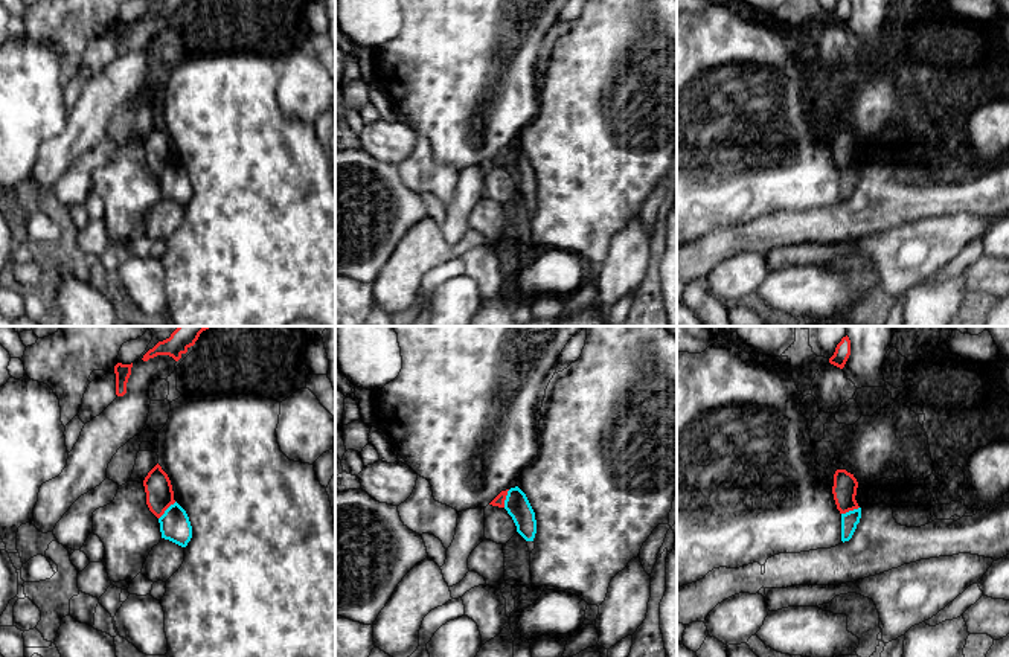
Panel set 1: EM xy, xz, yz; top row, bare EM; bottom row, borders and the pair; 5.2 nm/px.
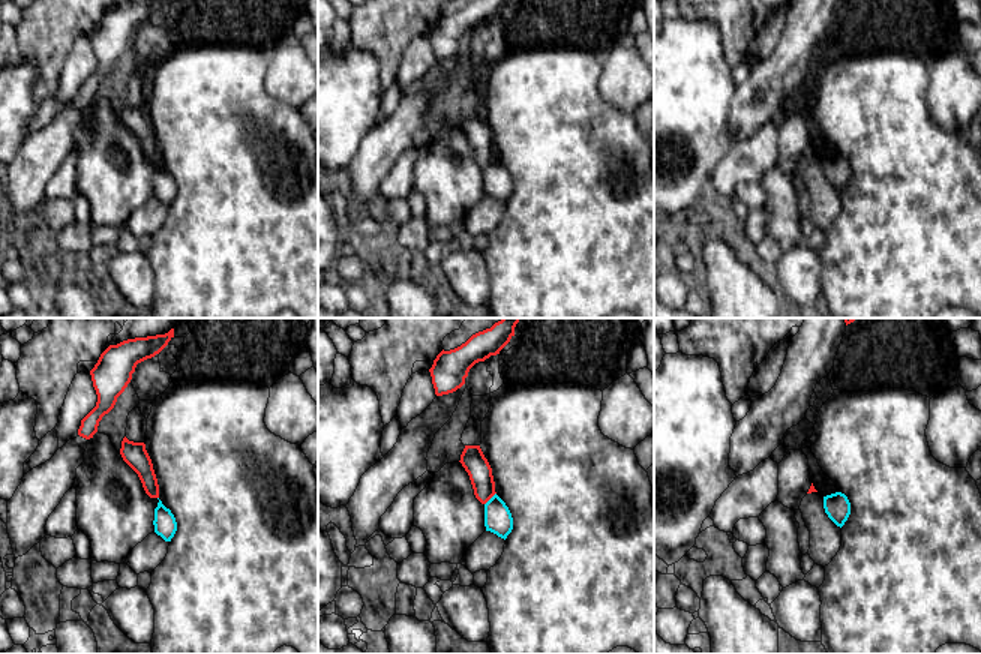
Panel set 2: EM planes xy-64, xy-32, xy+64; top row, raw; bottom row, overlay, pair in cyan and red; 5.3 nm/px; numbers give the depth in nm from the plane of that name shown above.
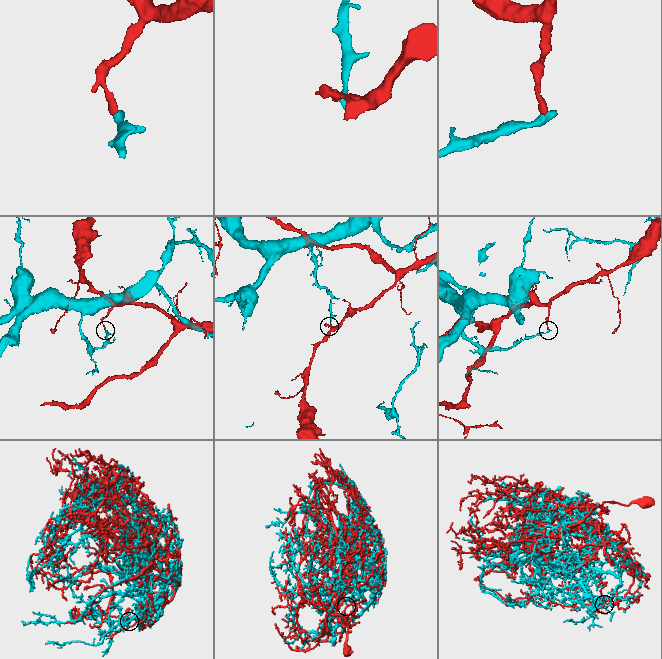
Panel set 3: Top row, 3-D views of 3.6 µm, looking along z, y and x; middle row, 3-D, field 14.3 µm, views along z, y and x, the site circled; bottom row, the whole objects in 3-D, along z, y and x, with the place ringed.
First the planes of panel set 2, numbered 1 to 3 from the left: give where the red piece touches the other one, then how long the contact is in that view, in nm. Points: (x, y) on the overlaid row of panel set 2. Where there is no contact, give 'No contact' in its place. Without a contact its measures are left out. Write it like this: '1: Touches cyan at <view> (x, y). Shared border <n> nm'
1: No contact
2: Touches cyan at xy-32 (491, 498). Shared border 90 nm
3: No contact

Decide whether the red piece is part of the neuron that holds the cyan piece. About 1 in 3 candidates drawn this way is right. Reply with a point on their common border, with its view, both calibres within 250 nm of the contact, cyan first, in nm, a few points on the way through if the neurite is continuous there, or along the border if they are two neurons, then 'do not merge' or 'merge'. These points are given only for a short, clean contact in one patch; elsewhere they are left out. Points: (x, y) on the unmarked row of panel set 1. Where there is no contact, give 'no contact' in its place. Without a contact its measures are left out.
xy (166, 168) | 160/140 nm | do not merge

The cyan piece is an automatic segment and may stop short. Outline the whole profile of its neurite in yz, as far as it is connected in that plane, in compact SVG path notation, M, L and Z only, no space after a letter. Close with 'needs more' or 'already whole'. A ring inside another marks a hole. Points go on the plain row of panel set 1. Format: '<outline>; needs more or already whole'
M861 166L841 172L841 200L849 200L861 177Z; already whole

